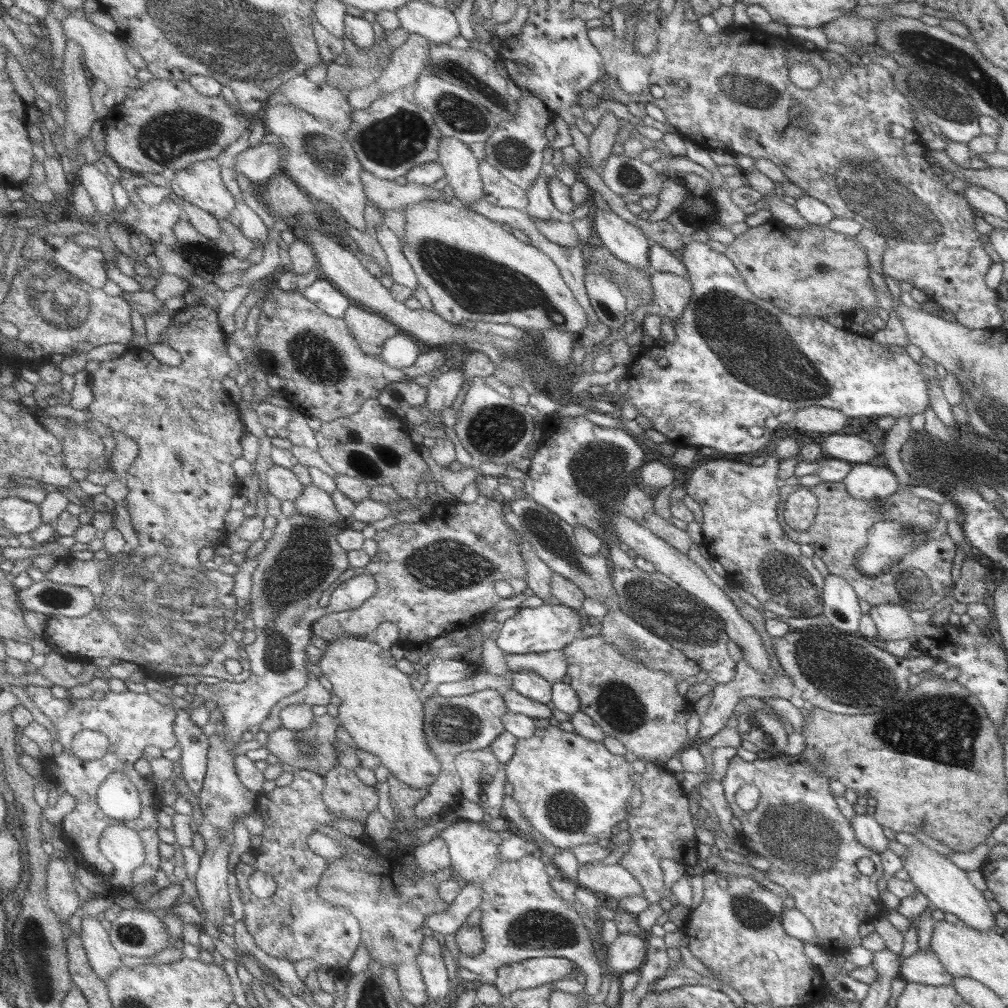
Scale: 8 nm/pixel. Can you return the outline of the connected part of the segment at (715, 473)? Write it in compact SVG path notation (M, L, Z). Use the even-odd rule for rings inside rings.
M767 454L761 466L725 459L711 460L692 469L692 474L681 483L686 485L687 493L702 509L703 542L707 552L716 559L727 572L726 578L734 586L750 592L762 604L763 610L770 610L782 618L810 618L818 616L823 609L821 588L824 577L810 557L800 552L800 545L794 542L790 534L786 534L785 525L778 522L776 506L780 500L776 477L780 458L776 454Z

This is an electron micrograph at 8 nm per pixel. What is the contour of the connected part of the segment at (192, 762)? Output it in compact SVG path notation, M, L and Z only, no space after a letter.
M180 710L175 731L181 745L181 763L184 780L198 796L205 788L209 770L211 736L195 724L191 711Z

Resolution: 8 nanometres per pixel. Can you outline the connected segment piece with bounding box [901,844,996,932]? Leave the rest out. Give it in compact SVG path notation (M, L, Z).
M924 844L908 849L908 855L901 858L904 863L903 869L908 872L912 884L926 896L934 908L944 913L950 912L961 920L961 924L979 929L980 932L993 930L996 925L995 913L988 908L988 901L982 891L972 884L967 871L958 868L948 856L939 854Z

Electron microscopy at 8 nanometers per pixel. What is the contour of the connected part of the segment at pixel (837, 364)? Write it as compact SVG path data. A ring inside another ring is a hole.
M690 239L685 242L681 250L681 263L687 268L689 276L687 277L692 286L692 297L686 305L686 309L680 318L674 320L675 340L666 342L664 347L655 347L653 351L639 356L636 361L627 365L627 373L623 376L628 382L628 392L620 396L615 394L615 402L612 403L616 410L621 410L623 402L630 402L640 416L650 420L652 430L663 434L669 442L674 444L678 449L680 447L692 446L701 448L714 448L719 454L750 454L750 452L765 450L769 445L772 431L766 427L766 418L778 416L786 410L798 410L807 406L823 406L833 408L843 412L848 418L862 418L862 416L893 416L898 419L902 416L914 416L915 414L924 412L929 404L928 383L924 378L924 373L910 355L906 352L905 347L890 347L878 344L870 338L870 335L852 333L849 328L840 328L828 323L822 318L810 318L808 316L790 316L788 313L776 308L766 300L752 295L748 291L748 286L744 283L744 279L737 271L735 264L720 251L714 250L706 243L696 242ZM656 356L664 356L668 360L669 365L660 367Z

